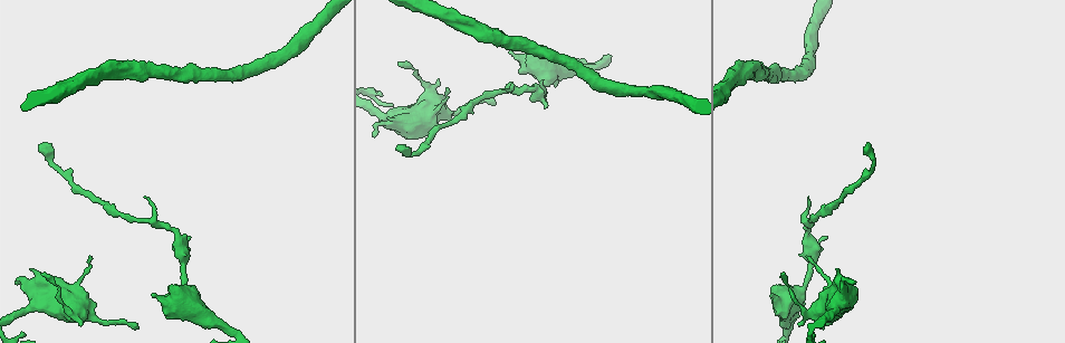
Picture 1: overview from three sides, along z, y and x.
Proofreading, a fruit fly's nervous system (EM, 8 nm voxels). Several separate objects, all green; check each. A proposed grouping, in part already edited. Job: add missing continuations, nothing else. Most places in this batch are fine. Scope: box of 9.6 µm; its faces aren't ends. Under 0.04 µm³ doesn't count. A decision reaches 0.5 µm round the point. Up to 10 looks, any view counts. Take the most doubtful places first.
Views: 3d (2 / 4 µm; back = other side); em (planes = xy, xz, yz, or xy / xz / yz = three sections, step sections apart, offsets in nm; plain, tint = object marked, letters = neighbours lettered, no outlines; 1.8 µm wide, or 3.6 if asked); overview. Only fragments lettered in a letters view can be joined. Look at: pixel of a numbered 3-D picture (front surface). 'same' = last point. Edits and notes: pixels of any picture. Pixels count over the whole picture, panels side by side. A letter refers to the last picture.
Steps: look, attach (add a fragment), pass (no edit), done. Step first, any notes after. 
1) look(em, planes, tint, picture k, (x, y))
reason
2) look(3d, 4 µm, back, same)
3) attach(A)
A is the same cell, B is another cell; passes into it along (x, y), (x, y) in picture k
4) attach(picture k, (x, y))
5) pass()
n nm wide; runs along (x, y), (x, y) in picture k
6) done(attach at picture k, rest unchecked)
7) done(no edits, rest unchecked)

look(em, planes, letters, picture 1, (154, 293))
branch stops here

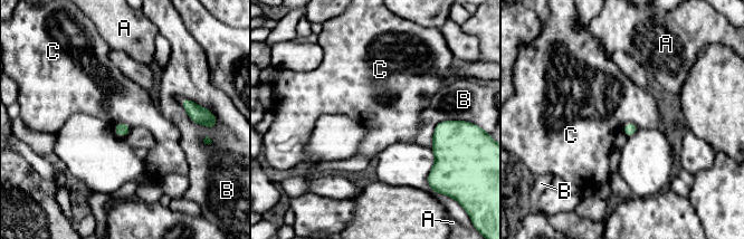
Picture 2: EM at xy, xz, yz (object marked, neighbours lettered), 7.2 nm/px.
pass()
A, B and C are other cells; border along (638, 126), (628, 122), (621, 130) in picture 2; no lettered fragment goes on from it

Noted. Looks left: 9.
look(em, xy, step 8, letters, picture 1, (386, 117))
thick end

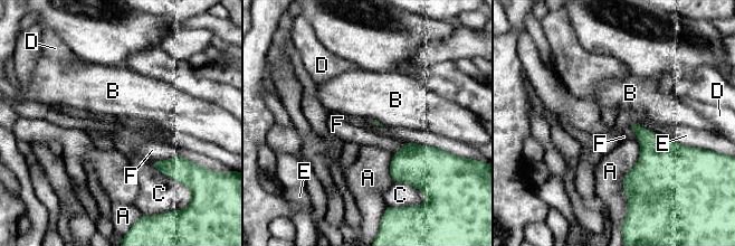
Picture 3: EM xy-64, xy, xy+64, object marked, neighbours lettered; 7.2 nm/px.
pass()
A, B, C, D, E and F are other cells; border along (187, 158), (151, 160) in picture 3; no lettered fragment goes on from it

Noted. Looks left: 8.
look(3d, 2 µm, back, picture 1, (144, 196))
tapers out

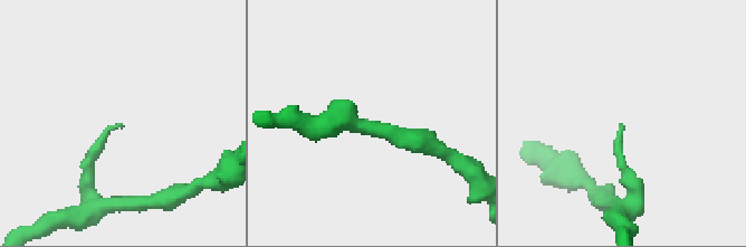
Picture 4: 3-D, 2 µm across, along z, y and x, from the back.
look(em, planes, plain, picture 4, (121, 125))

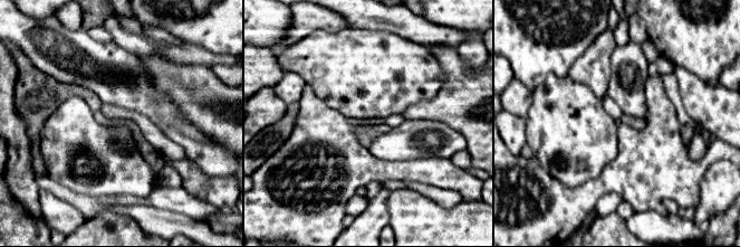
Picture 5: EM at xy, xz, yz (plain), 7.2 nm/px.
look(em, planes, letters, same)
what lies round it

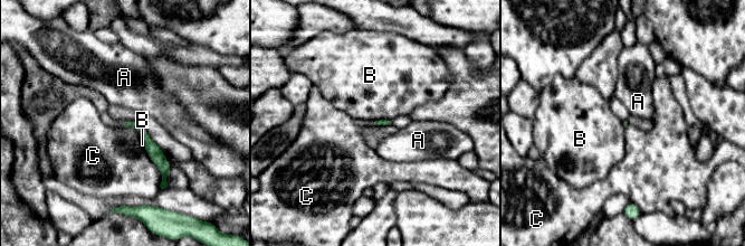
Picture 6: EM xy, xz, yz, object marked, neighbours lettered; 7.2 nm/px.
pass()
A, B and C are other cells; no lettered fragment goes on from it

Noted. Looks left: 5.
look(em, 3.6 µm, planes, tint, picture 1, (81, 192))
narrows sharply

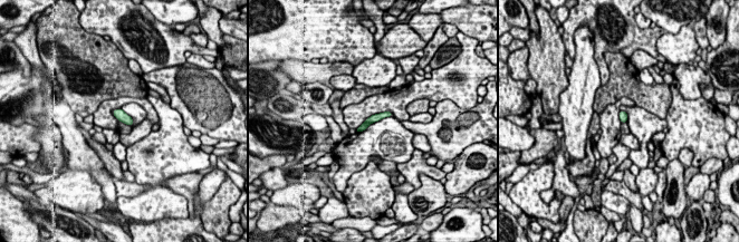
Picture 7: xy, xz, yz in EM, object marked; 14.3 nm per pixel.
look(em, 3.6 µm, planes, letters, same)
what lies round it

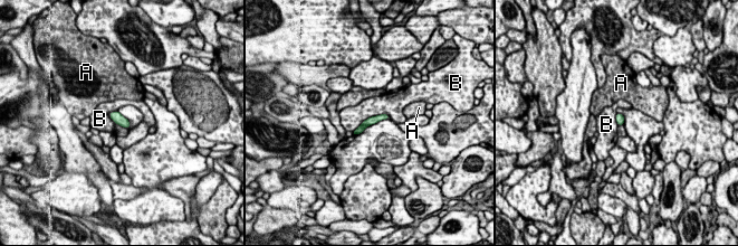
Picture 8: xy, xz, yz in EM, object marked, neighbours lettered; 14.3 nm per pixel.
pass()
120 nm wide; A and B are other cells; border along (390, 116), (368, 116), (352, 131) in picture 8; no lettered fragment goes on from it

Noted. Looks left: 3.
done(no edits, rest unchecked)

